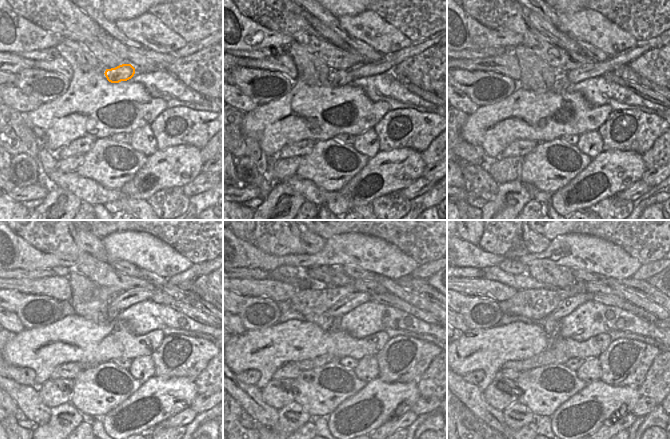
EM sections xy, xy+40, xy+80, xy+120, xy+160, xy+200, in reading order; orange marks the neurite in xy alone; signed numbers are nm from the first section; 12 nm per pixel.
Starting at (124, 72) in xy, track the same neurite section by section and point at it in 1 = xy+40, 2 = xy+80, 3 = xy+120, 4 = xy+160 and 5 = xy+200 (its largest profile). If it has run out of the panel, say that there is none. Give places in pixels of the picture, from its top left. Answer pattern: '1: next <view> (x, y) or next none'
1: next xy+40 (341, 77)
2: next xy+80 (561, 84)
3: next xy+120 (112, 312)
4: next xy+160 (335, 326)
5: next xy+200 (555, 334)

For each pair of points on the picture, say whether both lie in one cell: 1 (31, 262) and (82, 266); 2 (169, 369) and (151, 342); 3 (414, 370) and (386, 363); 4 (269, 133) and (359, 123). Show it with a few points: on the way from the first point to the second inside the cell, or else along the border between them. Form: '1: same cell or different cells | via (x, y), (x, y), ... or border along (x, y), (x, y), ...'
1: different cells | border along (54, 254), (73, 254), (77, 258), (75, 268)
2: different cells | border along (165, 336), (160, 345), (150, 355)
3: same cell | via (407, 369), (403, 369), (399, 365), (393, 365)
4: same cell | via (291, 133), (312, 133), (323, 129), (337, 129)

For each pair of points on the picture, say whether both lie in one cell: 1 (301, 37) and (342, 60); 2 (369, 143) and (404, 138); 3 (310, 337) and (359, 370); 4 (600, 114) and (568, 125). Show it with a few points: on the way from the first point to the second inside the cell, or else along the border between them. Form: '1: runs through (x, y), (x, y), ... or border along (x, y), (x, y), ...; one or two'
1: runs through (311, 39), (332, 56); one
2: border along (373, 128), (379, 141), (379, 150); two
3: border along (375, 355), (365, 355), (358, 361); two
4: runs through (592, 115), (576, 117); one

